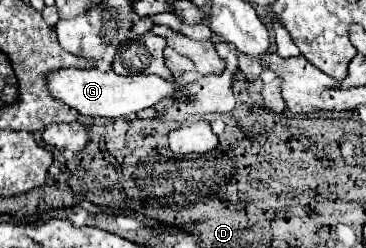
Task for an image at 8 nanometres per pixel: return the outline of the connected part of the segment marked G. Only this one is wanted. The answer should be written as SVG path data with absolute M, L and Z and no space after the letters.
M60 69L48 75L48 89L52 97L90 117L124 117L140 109L154 107L158 101L172 97L180 89L178 79L162 79L158 75L116 75L114 71L98 69Z

